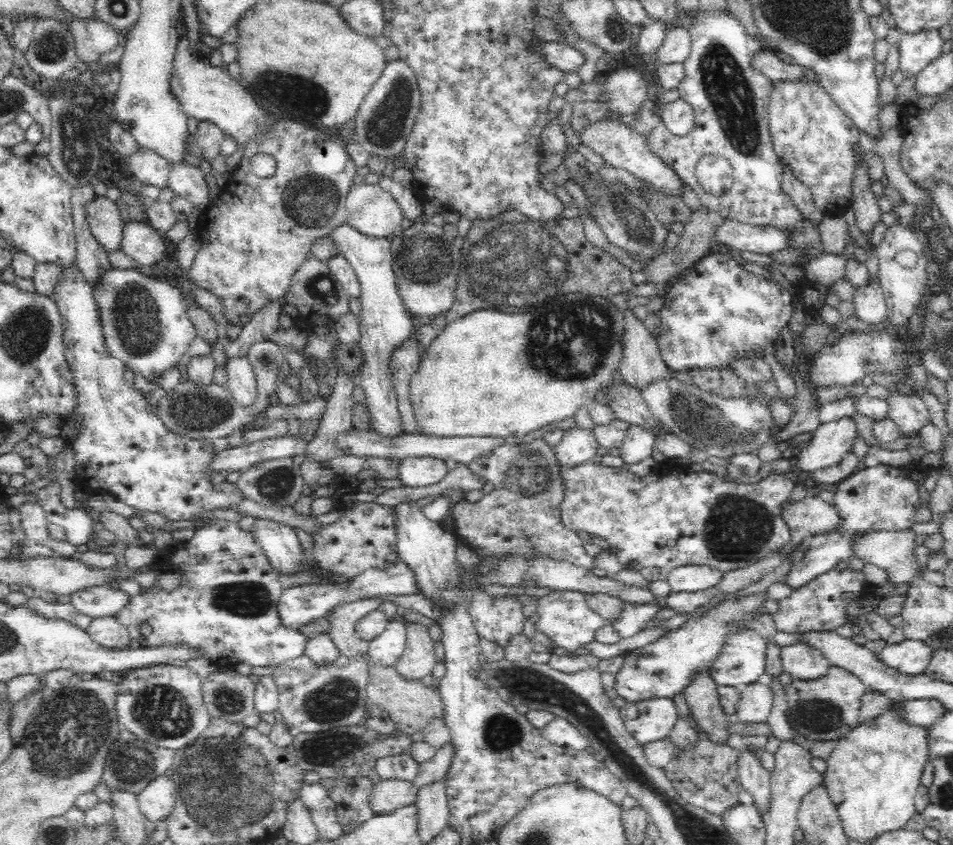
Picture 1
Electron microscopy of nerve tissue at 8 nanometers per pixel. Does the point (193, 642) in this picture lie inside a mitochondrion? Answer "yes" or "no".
no

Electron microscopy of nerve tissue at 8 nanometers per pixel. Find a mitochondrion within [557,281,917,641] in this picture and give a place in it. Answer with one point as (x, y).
(722, 428)

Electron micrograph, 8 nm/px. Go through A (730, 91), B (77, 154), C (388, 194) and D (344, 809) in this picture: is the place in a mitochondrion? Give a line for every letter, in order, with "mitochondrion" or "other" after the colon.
A: mitochondrion
B: mitochondrion
C: other
D: other

